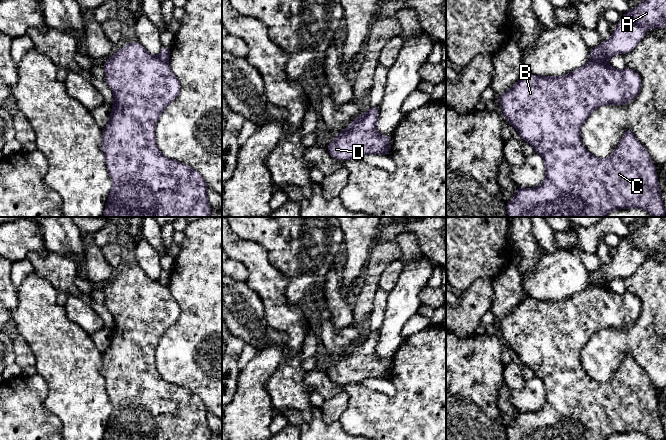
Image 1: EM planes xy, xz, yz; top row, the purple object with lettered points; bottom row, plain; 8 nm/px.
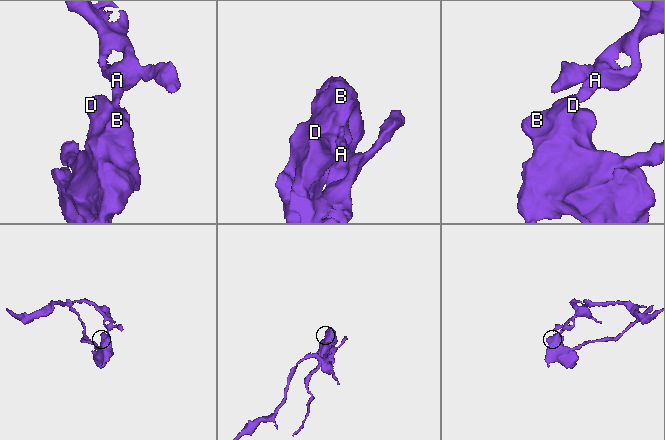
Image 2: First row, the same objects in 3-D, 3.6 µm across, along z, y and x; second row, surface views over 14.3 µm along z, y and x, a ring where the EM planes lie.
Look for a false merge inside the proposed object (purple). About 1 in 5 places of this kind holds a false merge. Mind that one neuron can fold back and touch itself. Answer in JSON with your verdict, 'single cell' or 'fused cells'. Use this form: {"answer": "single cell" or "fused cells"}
{"answer": "fused cells"}

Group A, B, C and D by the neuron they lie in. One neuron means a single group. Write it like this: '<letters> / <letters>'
A / B C D

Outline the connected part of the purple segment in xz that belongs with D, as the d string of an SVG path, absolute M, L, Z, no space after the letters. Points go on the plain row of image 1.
M378 330L362 336L344 355L337 357L337 361L326 371L329 378L342 385L360 384L367 378L386 379L392 359L380 359L376 355L378 339Z

